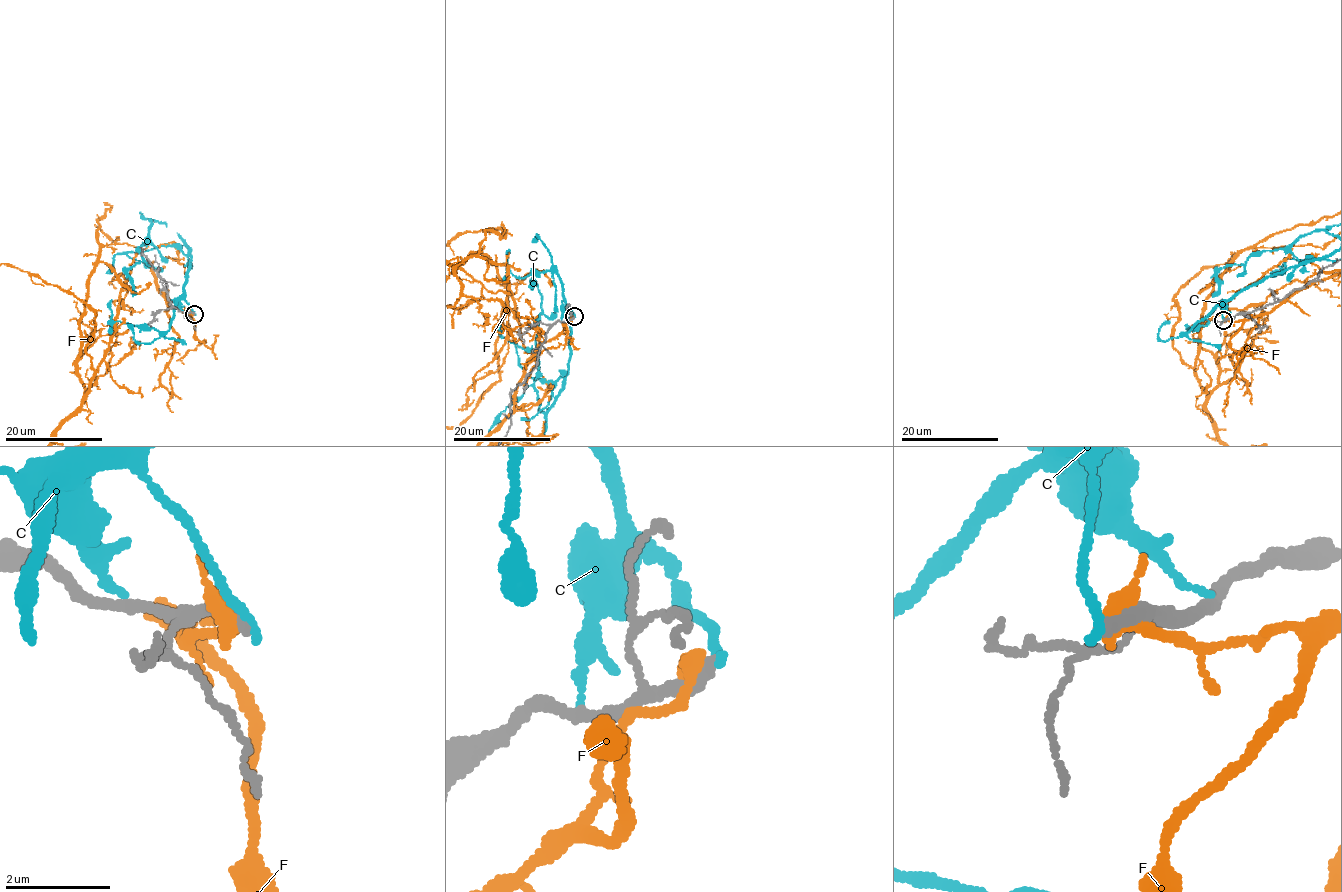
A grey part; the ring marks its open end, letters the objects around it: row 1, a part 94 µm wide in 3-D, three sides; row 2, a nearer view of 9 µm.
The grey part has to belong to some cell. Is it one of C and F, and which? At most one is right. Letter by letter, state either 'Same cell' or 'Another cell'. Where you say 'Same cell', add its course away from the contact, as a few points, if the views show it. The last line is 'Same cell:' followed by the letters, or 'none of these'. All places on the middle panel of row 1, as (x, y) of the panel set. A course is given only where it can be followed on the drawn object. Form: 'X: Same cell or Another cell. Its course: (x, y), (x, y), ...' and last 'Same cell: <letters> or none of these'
C: Another cell
F: Another cell
Same cell: none of these

